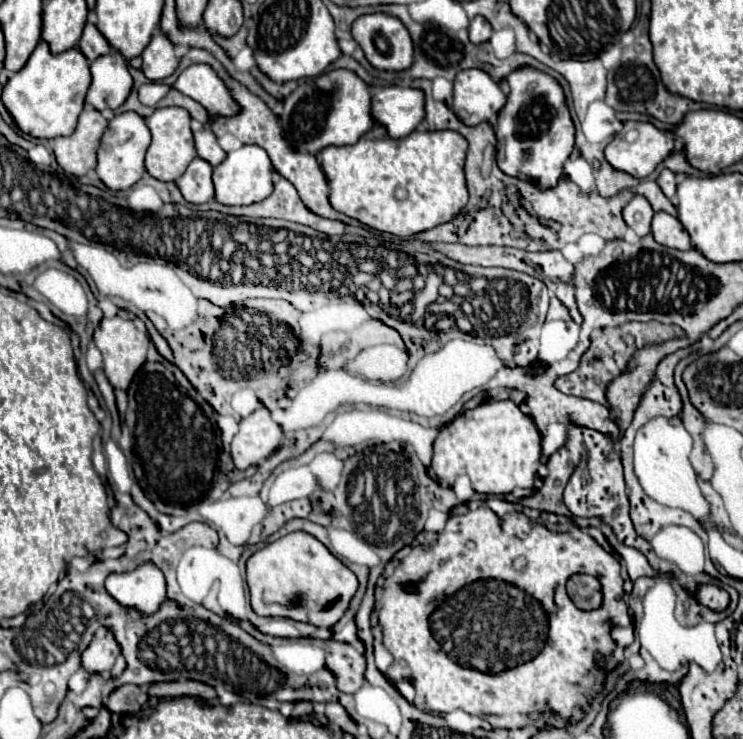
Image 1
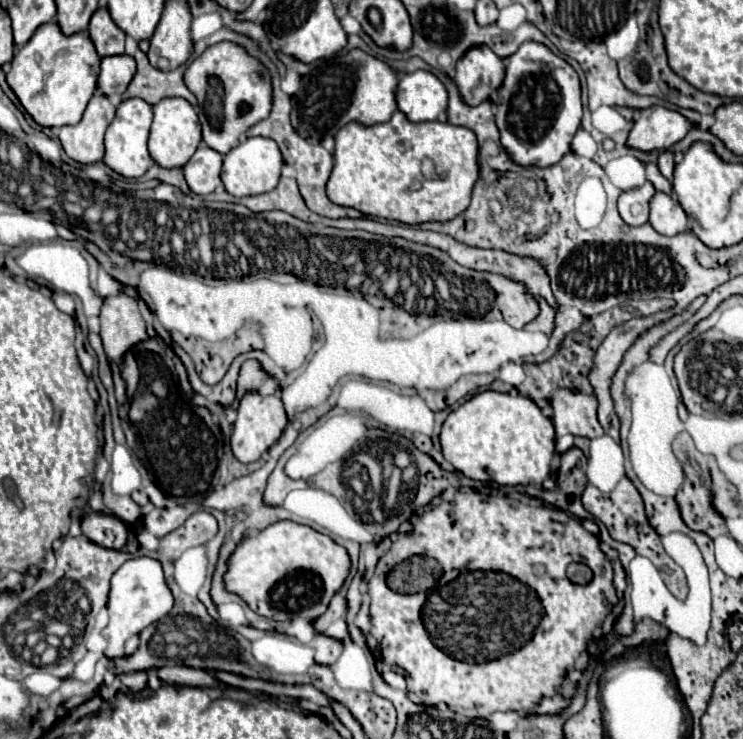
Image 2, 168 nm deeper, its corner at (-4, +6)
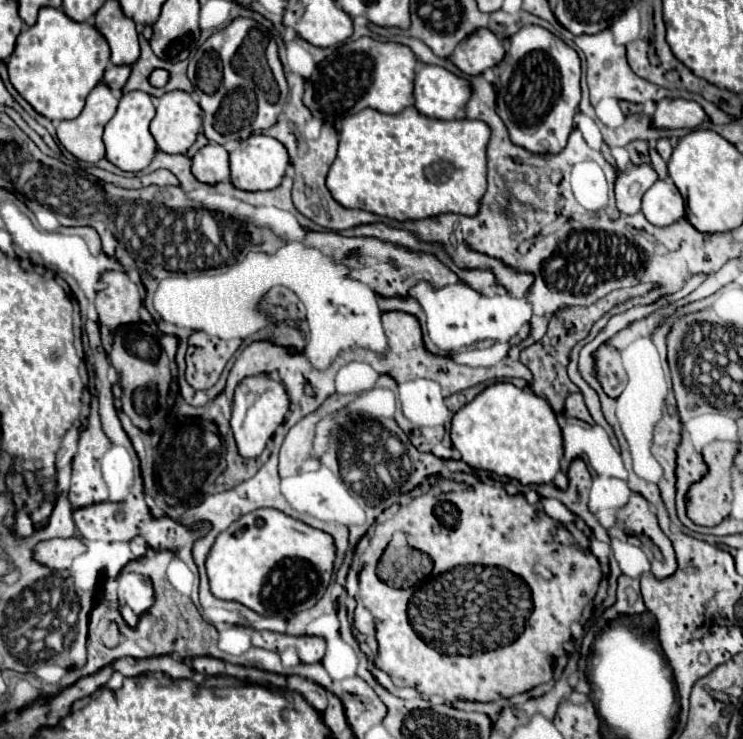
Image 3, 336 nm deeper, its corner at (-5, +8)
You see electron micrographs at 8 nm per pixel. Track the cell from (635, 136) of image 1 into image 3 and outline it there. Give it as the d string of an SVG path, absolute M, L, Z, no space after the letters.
M663 99L653 113L653 125L665 129L697 129L705 119L705 111L699 103L689 99Z

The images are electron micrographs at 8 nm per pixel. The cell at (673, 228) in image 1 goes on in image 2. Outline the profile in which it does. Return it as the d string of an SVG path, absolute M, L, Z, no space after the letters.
M656 193L650 201L650 225L662 235L678 235L688 229L686 213L680 203L676 203L666 193Z

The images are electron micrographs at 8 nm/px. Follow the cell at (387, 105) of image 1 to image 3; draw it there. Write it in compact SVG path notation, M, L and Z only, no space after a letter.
M421 65L415 77L415 107L433 119L455 119L471 99L471 83L445 67Z

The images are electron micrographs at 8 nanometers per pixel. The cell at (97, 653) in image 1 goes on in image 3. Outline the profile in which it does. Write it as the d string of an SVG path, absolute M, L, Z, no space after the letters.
M121 573L119 577L119 603L127 603L137 615L145 613L153 605L153 585L139 573Z

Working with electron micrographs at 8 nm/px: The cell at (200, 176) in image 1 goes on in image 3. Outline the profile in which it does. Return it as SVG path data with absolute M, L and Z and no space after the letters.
M209 143L193 155L193 175L203 183L229 181L229 155L223 145Z

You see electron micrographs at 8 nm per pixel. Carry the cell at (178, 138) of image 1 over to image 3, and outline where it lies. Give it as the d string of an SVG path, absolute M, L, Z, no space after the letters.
M169 91L157 101L151 135L165 153L187 153L201 129L201 107L185 91Z

